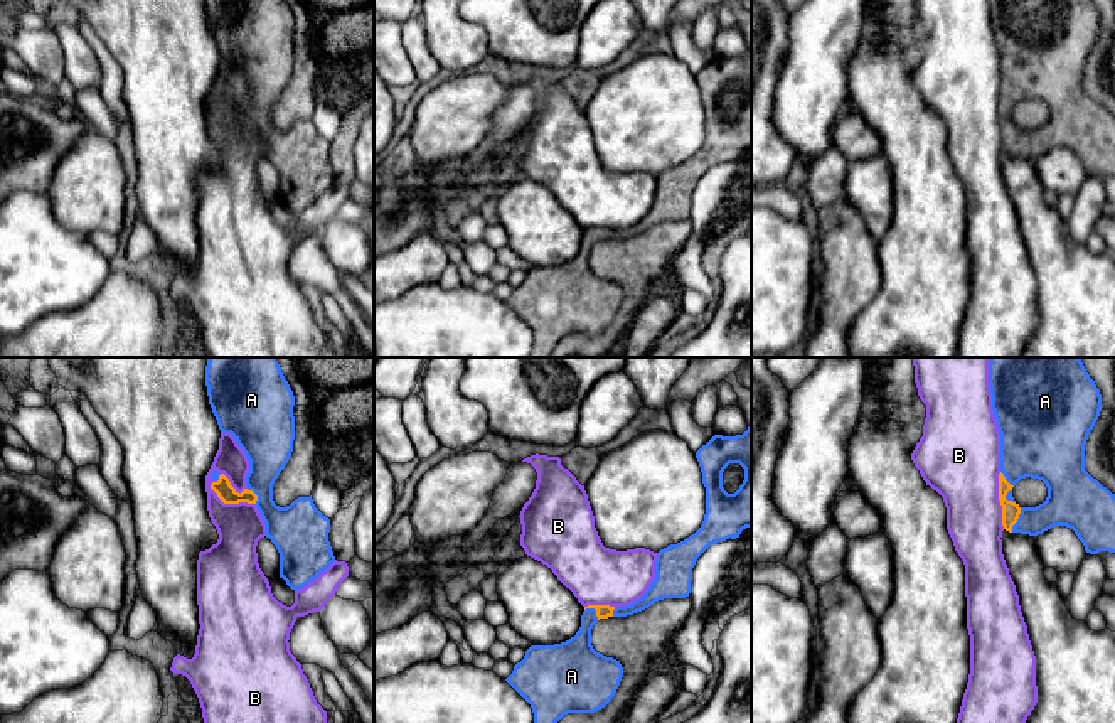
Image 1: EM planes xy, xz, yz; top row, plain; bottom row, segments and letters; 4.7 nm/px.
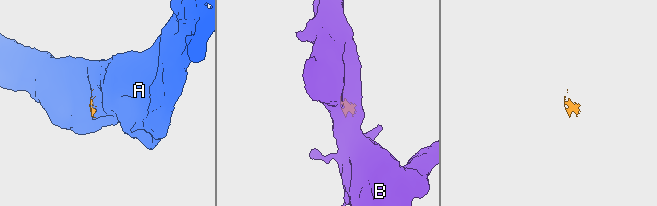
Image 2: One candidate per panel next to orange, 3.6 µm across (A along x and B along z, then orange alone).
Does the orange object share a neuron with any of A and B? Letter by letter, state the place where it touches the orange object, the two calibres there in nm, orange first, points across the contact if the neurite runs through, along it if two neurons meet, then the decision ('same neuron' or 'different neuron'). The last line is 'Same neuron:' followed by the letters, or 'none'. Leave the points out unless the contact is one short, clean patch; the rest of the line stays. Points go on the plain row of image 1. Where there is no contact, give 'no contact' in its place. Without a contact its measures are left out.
A: contact yz (1018, 140); calibres 90 and 220 nm; way yz (1011, 133), (1018, 140), (1043, 140), (1068, 127); same neuron
B: contact xy (231, 125); calibres 90 and 220 nm; border xy (209, 107), (224, 125), (255, 127); different neuron
Same neuron: A

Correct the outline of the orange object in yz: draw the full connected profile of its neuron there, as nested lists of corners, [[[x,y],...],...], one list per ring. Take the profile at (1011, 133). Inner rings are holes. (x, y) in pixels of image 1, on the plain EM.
[[[989,0],[989,7],[1000,56],[999,123],[1004,152],[1038,158],[1054,148],[1066,148],[1075,153],[1086,175],[1115,175],[1115,116],[1085,93],[1085,67],[1102,34],[1102,17],[1095,3],[1091,0]],[[1026,99],[1043,103],[1048,110],[1046,123],[1036,130],[1021,130],[1012,120],[1012,110]]]

